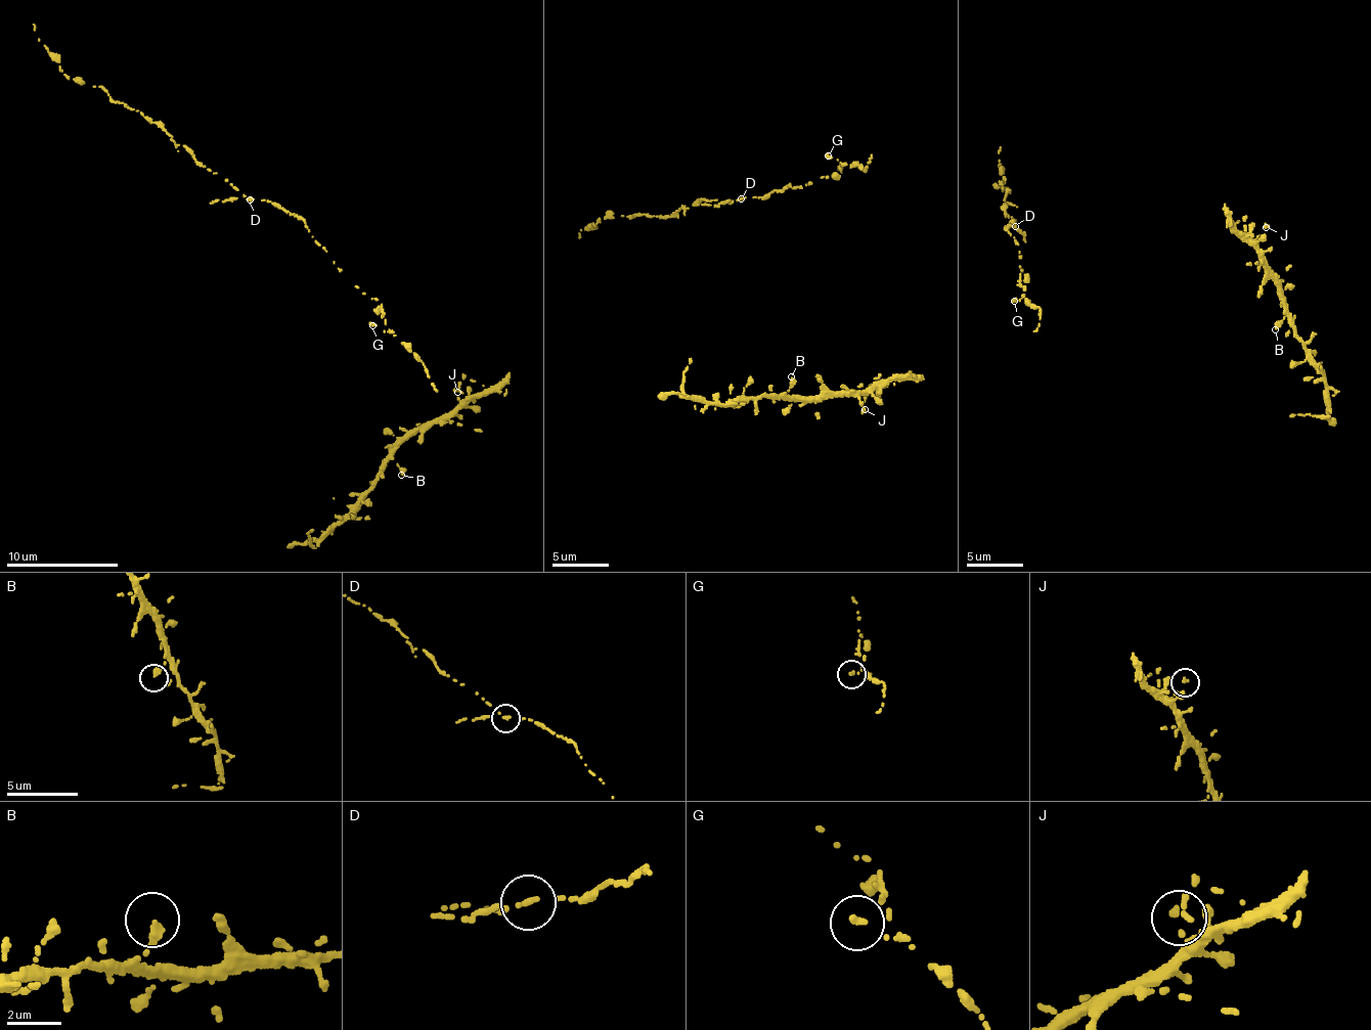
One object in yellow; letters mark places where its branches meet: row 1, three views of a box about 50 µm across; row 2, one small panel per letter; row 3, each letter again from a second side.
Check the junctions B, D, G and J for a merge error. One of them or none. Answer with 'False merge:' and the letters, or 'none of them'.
False merge: D

